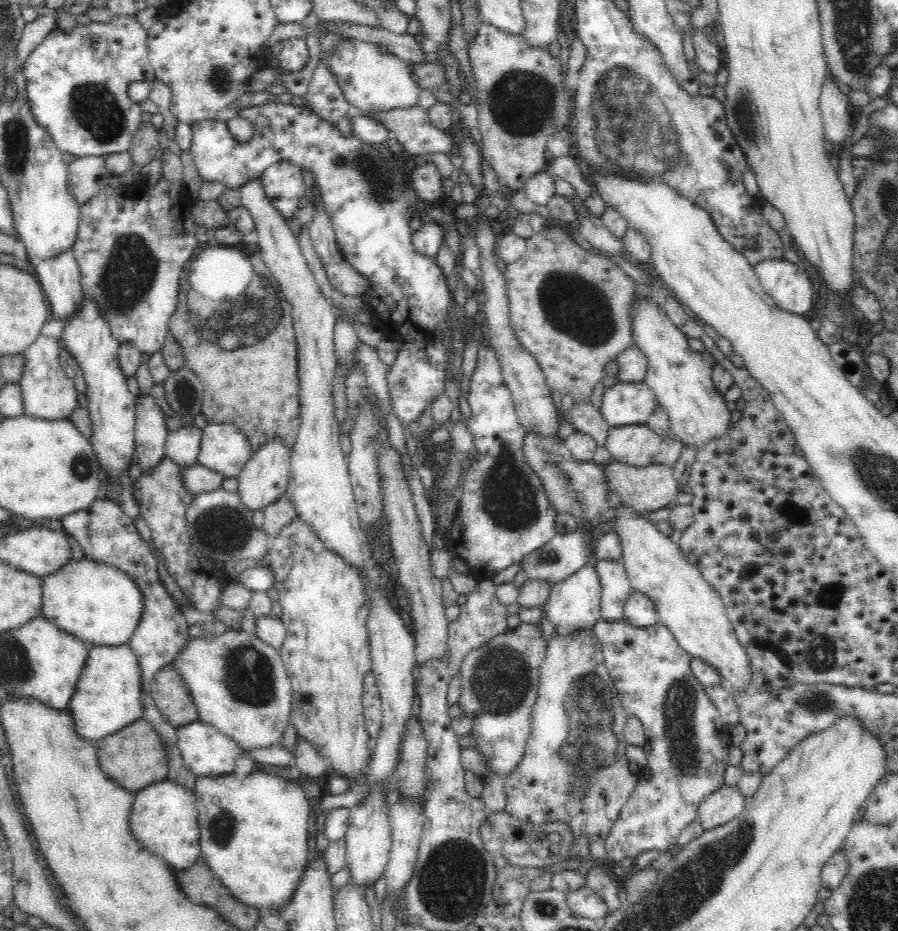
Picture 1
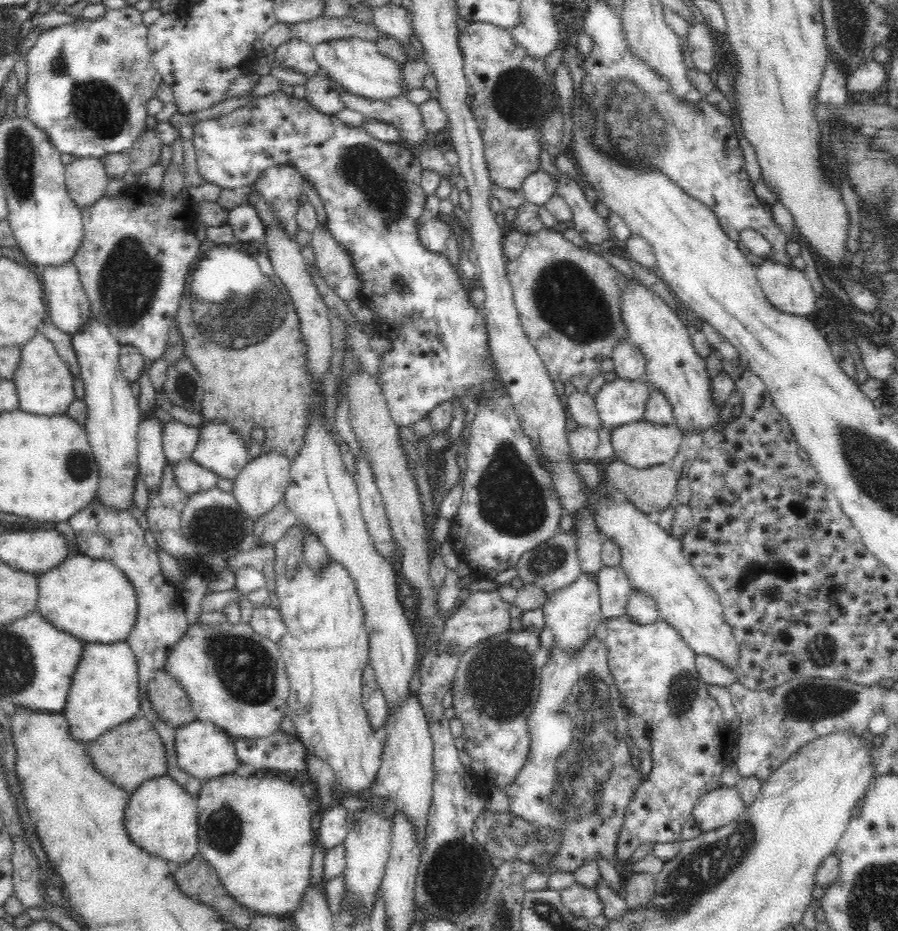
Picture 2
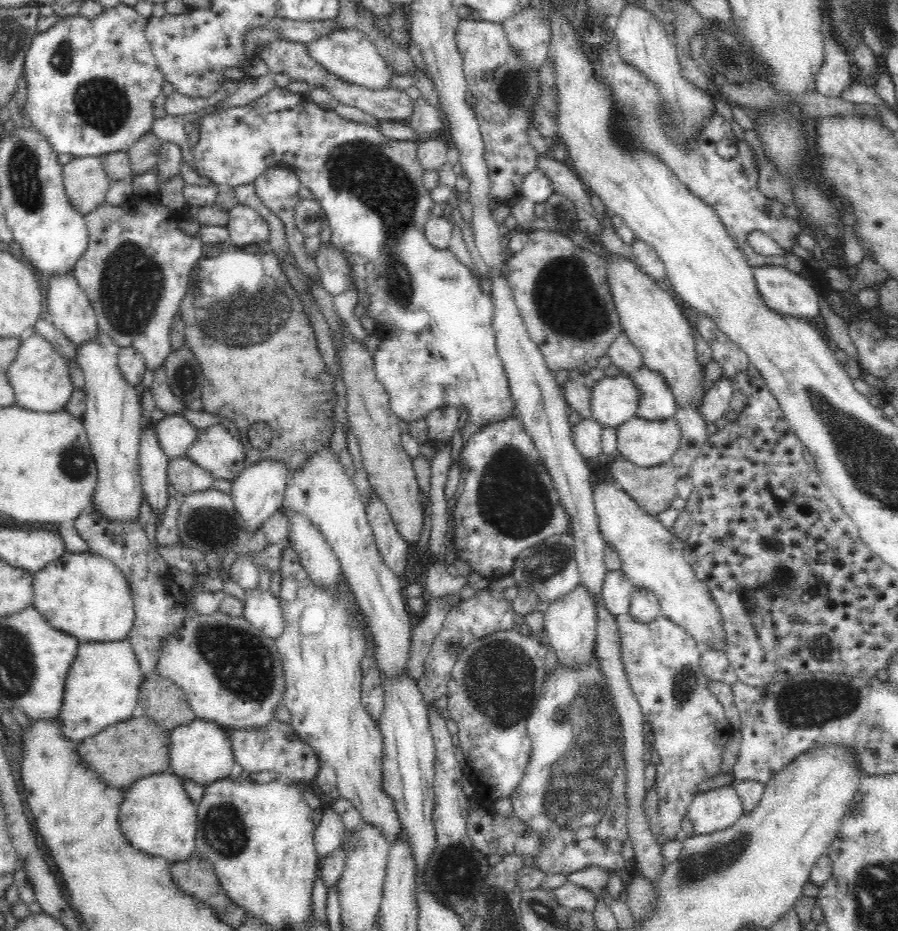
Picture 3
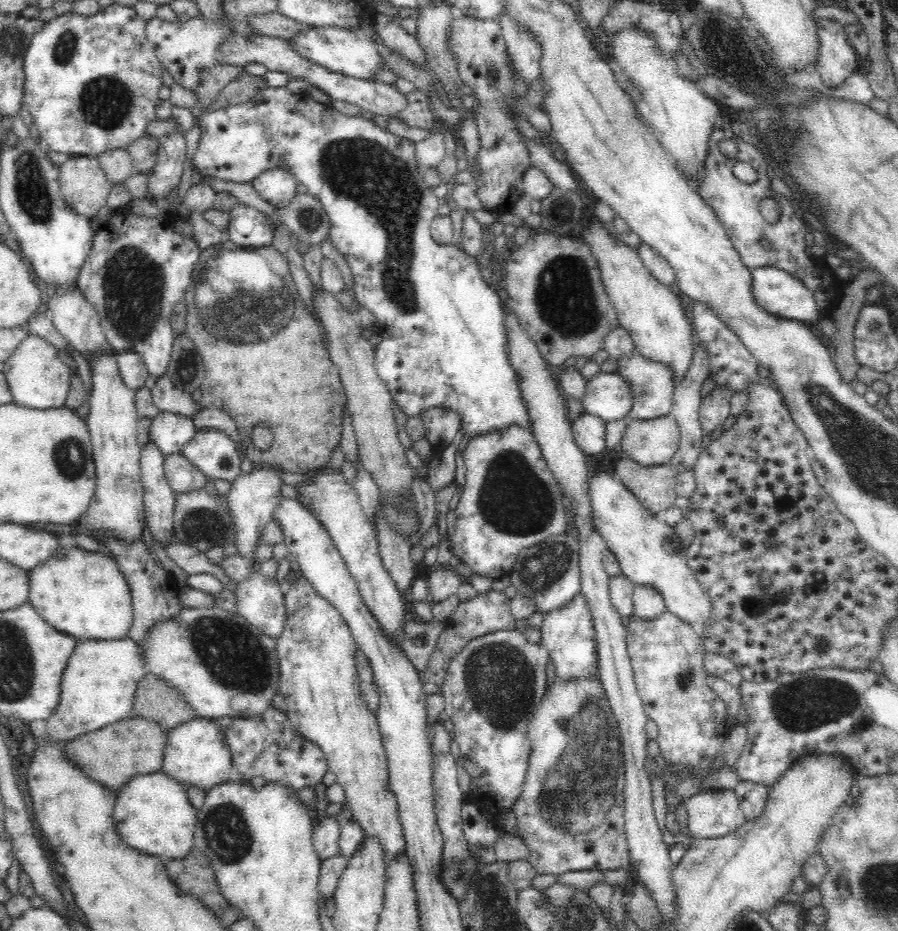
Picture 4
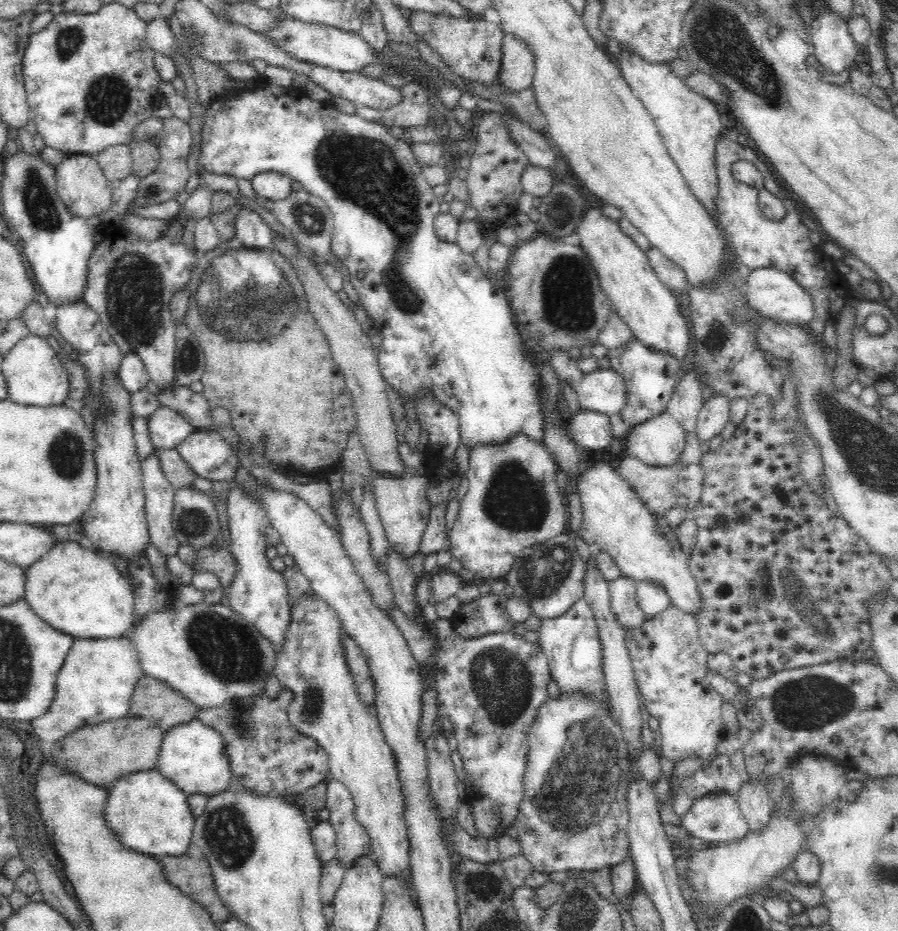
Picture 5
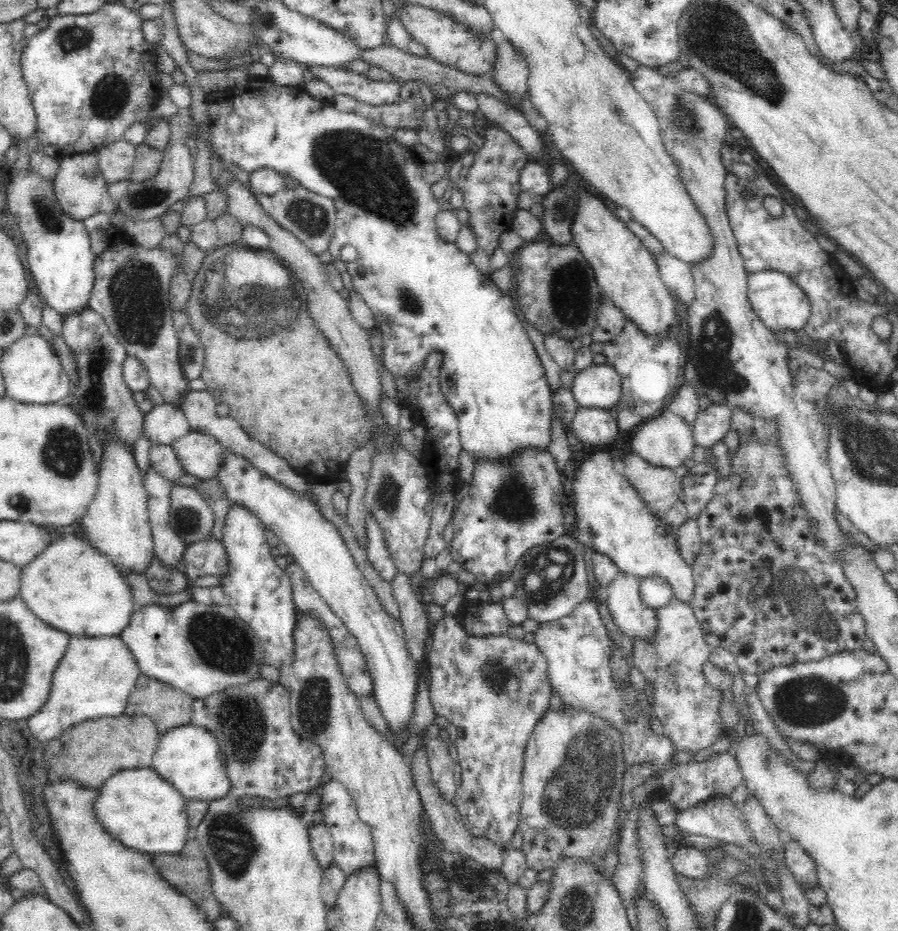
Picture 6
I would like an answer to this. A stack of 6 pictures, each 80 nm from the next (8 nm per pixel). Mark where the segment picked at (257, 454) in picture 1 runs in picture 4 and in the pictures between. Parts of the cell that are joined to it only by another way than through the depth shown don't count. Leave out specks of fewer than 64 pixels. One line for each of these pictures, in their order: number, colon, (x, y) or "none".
2: (262, 483)
3: (258, 491)
4: (252, 499)

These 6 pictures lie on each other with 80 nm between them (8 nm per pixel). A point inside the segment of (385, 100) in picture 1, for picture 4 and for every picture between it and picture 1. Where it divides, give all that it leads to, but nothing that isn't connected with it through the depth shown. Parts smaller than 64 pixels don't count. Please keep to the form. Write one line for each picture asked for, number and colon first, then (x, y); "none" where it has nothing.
2: (356, 65)
3: (349, 54)
4: (349, 51)

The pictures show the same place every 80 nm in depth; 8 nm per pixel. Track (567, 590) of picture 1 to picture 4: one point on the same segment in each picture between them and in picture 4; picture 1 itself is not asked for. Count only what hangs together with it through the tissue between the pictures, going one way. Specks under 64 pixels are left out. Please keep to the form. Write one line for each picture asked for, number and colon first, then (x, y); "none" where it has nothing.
2: (573, 612)
3: (571, 621)
4: (568, 632)

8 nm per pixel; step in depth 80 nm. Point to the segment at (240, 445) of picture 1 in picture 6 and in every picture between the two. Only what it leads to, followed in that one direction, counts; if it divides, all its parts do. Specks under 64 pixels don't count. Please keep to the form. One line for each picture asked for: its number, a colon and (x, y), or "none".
2: (220, 449)
3: (218, 449)
4: (212, 451)
5: (208, 454)
6: (201, 455)

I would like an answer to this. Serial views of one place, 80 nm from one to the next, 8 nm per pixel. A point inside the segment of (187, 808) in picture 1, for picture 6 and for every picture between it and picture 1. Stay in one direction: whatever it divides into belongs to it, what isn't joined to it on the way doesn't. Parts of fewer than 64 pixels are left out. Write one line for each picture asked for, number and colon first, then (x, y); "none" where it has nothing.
2: (161, 817)
3: (157, 816)
4: (152, 814)
5: (149, 814)
6: (139, 808)

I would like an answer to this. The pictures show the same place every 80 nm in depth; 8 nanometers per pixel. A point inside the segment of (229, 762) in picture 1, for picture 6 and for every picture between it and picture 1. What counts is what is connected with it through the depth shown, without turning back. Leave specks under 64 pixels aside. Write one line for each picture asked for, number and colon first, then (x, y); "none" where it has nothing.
2: (204, 750)
3: (200, 750)
4: (196, 754)
5: (193, 756)
6: (189, 756)

